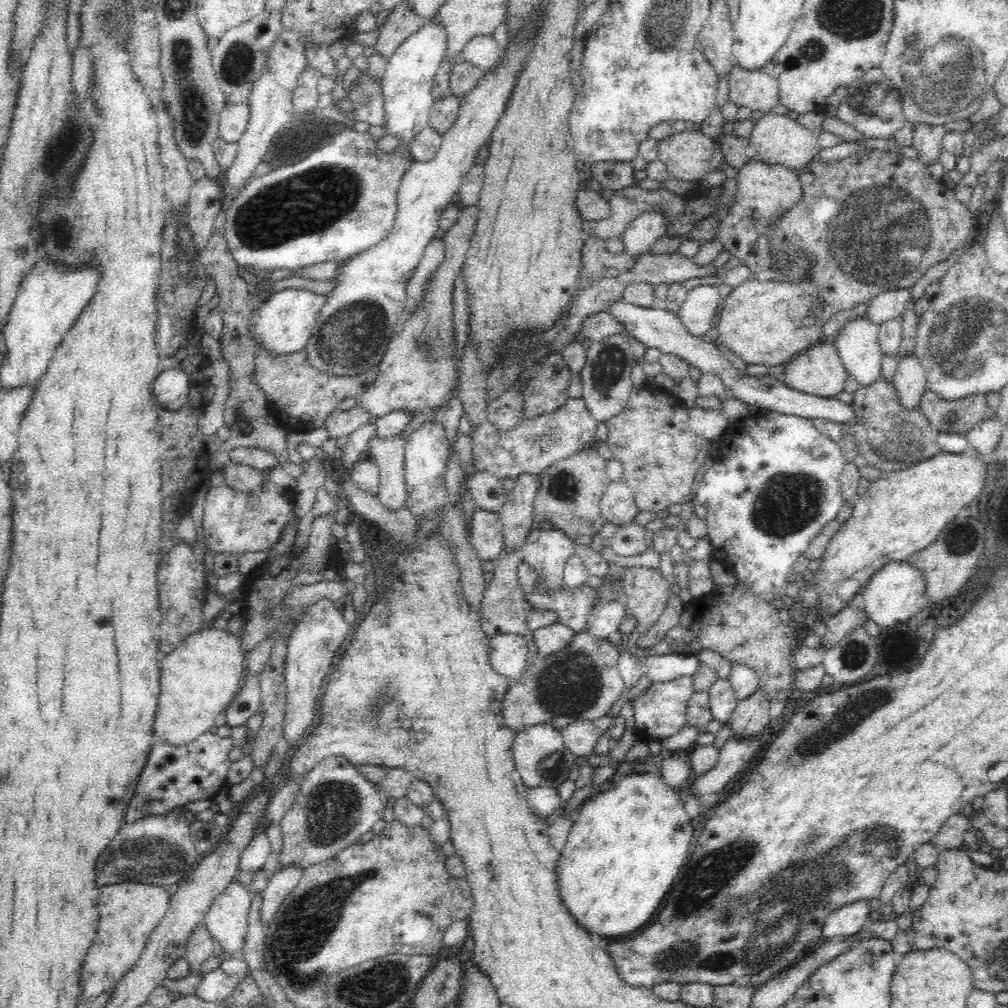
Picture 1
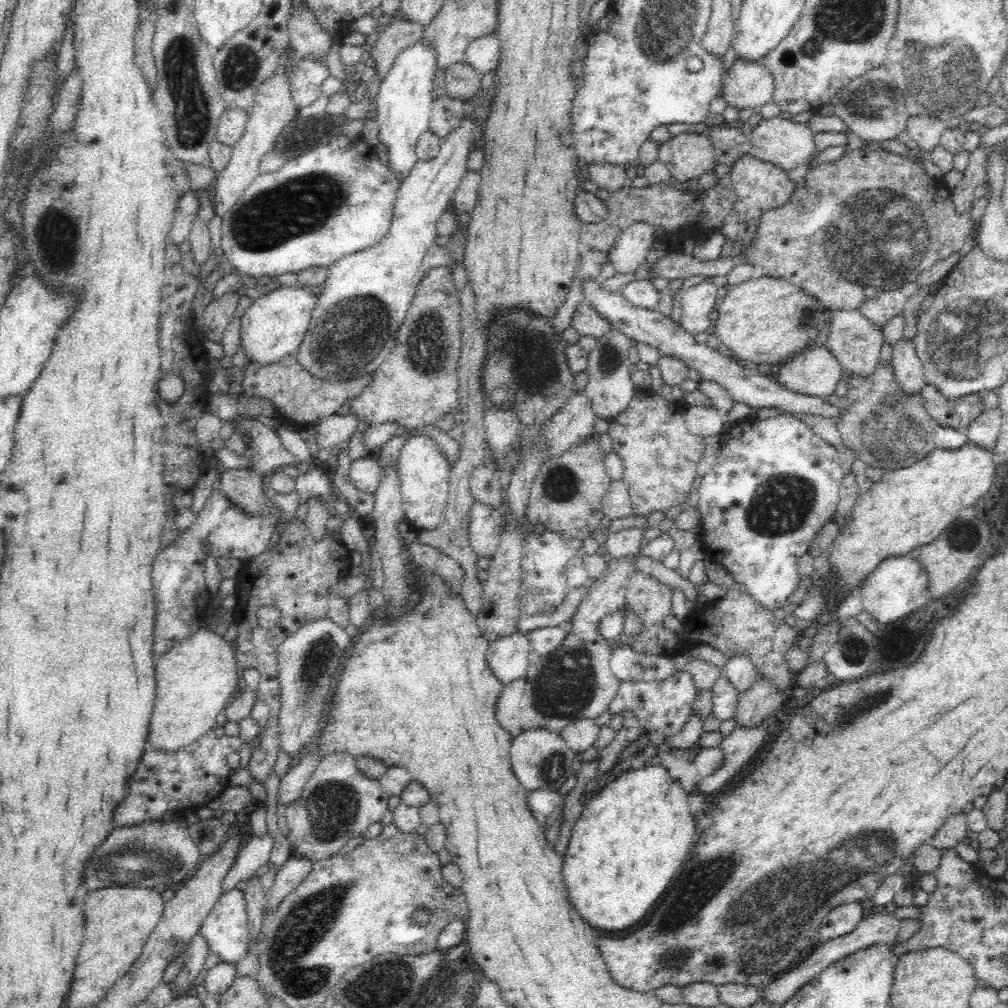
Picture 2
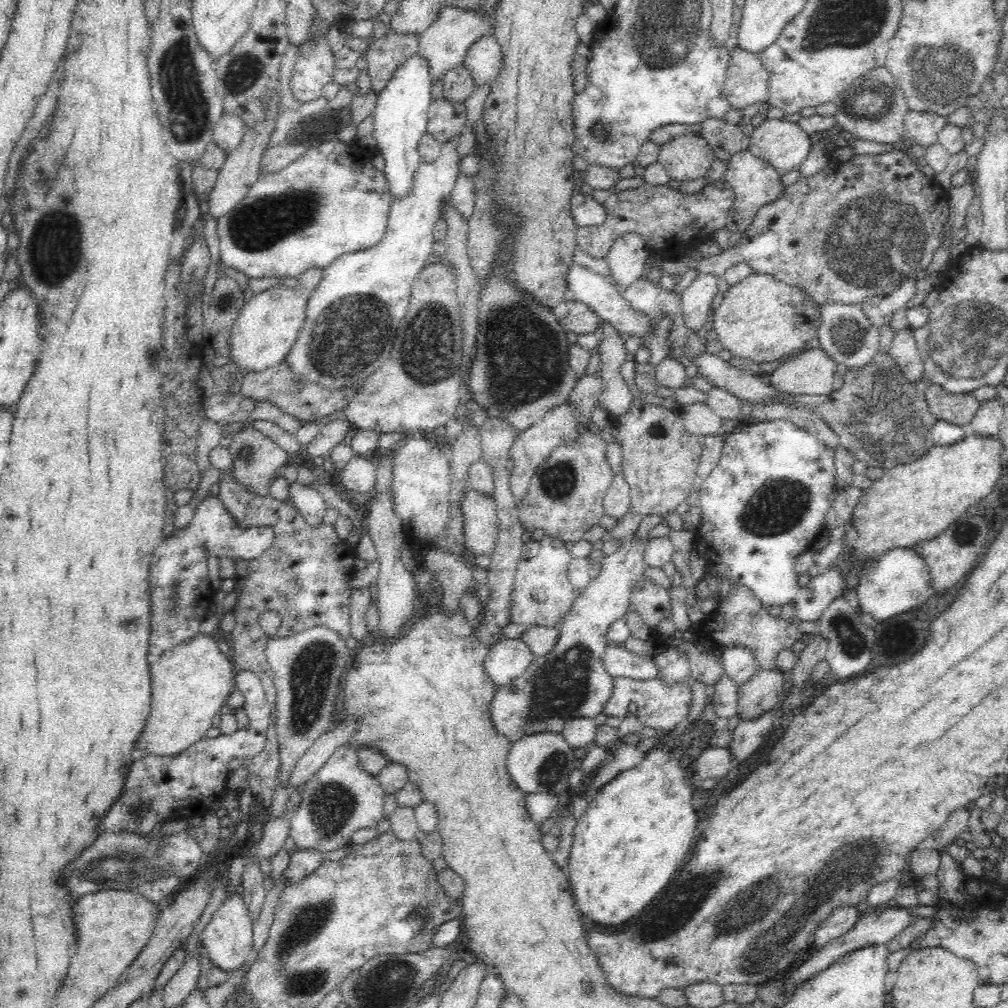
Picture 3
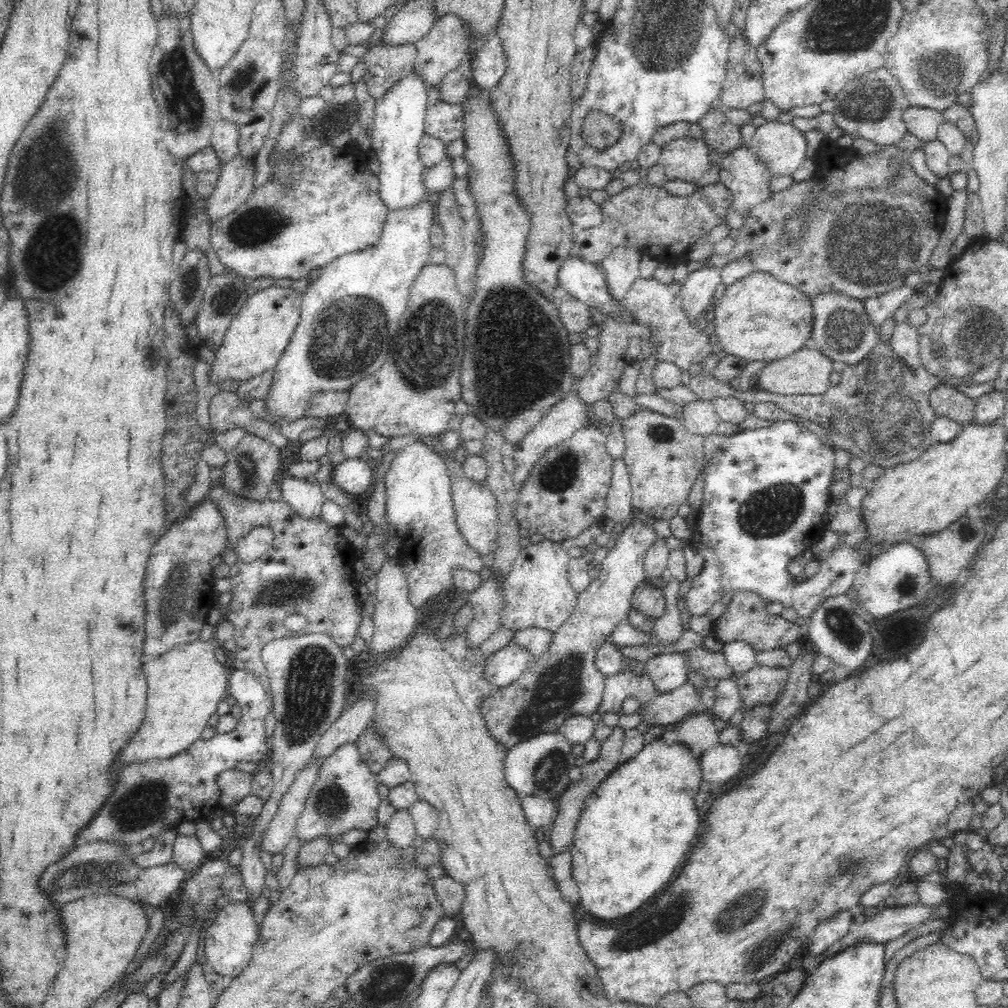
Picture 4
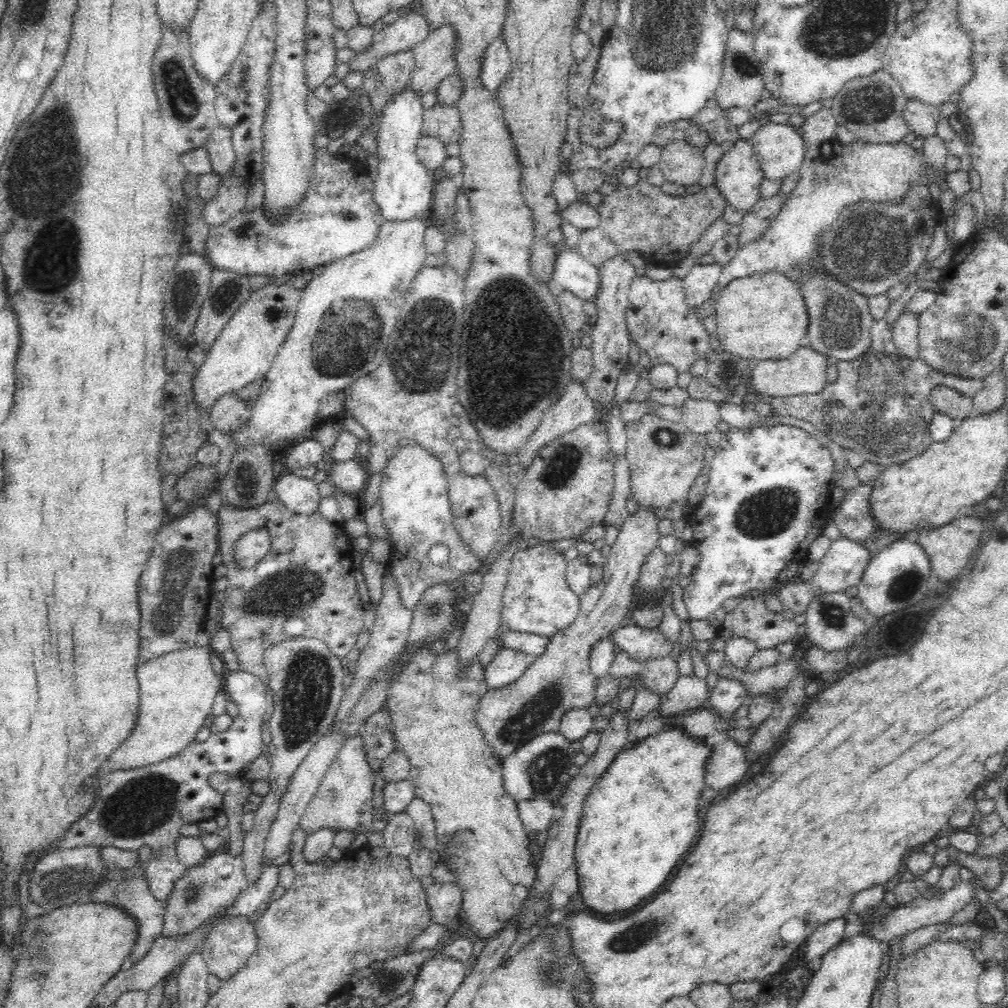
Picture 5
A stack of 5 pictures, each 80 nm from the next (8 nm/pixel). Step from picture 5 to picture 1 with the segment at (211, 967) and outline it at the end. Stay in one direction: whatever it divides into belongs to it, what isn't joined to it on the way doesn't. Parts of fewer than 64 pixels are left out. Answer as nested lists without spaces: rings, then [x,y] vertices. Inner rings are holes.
[[[238,880],[232,881],[210,905],[203,918],[212,939],[220,944],[222,952],[240,956],[247,935],[250,894]]]

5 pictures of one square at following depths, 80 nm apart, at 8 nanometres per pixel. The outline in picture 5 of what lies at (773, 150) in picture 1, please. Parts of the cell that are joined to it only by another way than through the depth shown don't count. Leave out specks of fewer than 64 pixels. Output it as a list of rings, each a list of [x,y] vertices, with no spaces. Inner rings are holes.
[[[790,124],[760,125],[751,141],[764,179],[782,181],[802,165],[804,143],[800,132]]]

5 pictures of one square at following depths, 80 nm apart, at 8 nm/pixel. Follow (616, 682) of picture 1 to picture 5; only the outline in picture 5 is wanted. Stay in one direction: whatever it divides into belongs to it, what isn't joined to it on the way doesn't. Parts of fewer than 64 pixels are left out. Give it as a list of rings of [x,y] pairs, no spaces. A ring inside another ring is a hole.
[[[640,507],[637,512],[630,514],[619,530],[618,539],[611,547],[606,562],[604,561],[602,582],[598,586],[592,585],[586,594],[579,596],[580,610],[574,622],[549,640],[546,651],[540,657],[533,658],[531,665],[518,680],[502,688],[489,688],[480,696],[475,719],[482,731],[484,741],[488,743],[488,747],[492,747],[492,753],[496,754],[496,757],[502,759],[512,754],[519,746],[531,741],[539,734],[558,731],[562,716],[570,708],[574,708],[574,706],[575,708],[588,708],[592,704],[597,693],[594,683],[595,676],[590,673],[590,665],[588,665],[592,646],[601,639],[610,638],[613,631],[623,623],[623,619],[630,616],[634,585],[638,581],[646,557],[658,547],[657,543],[661,538],[658,529],[659,522],[656,511],[648,509],[648,507]]]

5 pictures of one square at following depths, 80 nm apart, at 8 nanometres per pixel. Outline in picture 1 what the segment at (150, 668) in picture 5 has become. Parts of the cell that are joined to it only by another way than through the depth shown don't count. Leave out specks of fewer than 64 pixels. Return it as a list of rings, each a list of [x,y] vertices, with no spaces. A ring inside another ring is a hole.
[[[213,628],[210,629],[200,629],[199,632],[195,634],[189,635],[184,641],[179,643],[179,646],[170,652],[170,654],[166,655],[160,662],[160,696],[158,696],[158,706],[156,706],[156,714],[154,714],[154,724],[152,724],[152,732],[154,734],[154,738],[156,738],[157,742],[162,742],[168,745],[183,745],[187,742],[192,742],[195,738],[198,738],[201,734],[214,731],[214,720],[216,720],[216,716],[220,714],[220,712],[224,712],[225,708],[234,700],[234,696],[236,696],[237,692],[240,689],[240,679],[243,679],[242,670],[244,670],[244,659],[245,656],[243,652],[241,652],[241,641],[239,640],[239,636],[234,634],[229,634],[226,629],[217,630]]]

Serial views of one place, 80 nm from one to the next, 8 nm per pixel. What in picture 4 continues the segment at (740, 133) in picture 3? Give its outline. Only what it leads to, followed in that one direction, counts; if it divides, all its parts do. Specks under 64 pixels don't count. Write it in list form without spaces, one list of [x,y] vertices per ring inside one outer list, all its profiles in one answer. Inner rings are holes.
[[[717,104],[698,120],[698,124],[703,130],[704,140],[716,152],[720,152],[722,157],[726,157],[728,152],[741,144],[740,125],[734,124],[728,113]]]

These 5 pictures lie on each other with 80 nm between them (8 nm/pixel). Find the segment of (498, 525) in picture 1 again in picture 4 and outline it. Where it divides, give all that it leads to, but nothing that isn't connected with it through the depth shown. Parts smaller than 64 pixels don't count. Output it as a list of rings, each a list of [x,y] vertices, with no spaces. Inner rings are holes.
[[[453,450],[436,452],[442,457],[451,480],[451,498],[455,515],[457,530],[462,534],[465,542],[479,555],[490,554],[497,548],[497,535],[499,532],[499,517],[497,512],[497,499],[486,484],[474,482],[464,476],[463,468],[455,461]]]

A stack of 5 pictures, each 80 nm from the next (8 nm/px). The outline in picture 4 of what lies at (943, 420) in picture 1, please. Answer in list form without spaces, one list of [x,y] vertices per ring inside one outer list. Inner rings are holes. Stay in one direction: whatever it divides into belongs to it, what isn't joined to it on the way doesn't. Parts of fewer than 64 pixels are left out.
[[[940,384],[929,394],[929,404],[937,416],[954,420],[961,426],[974,420],[975,402],[958,389]]]

